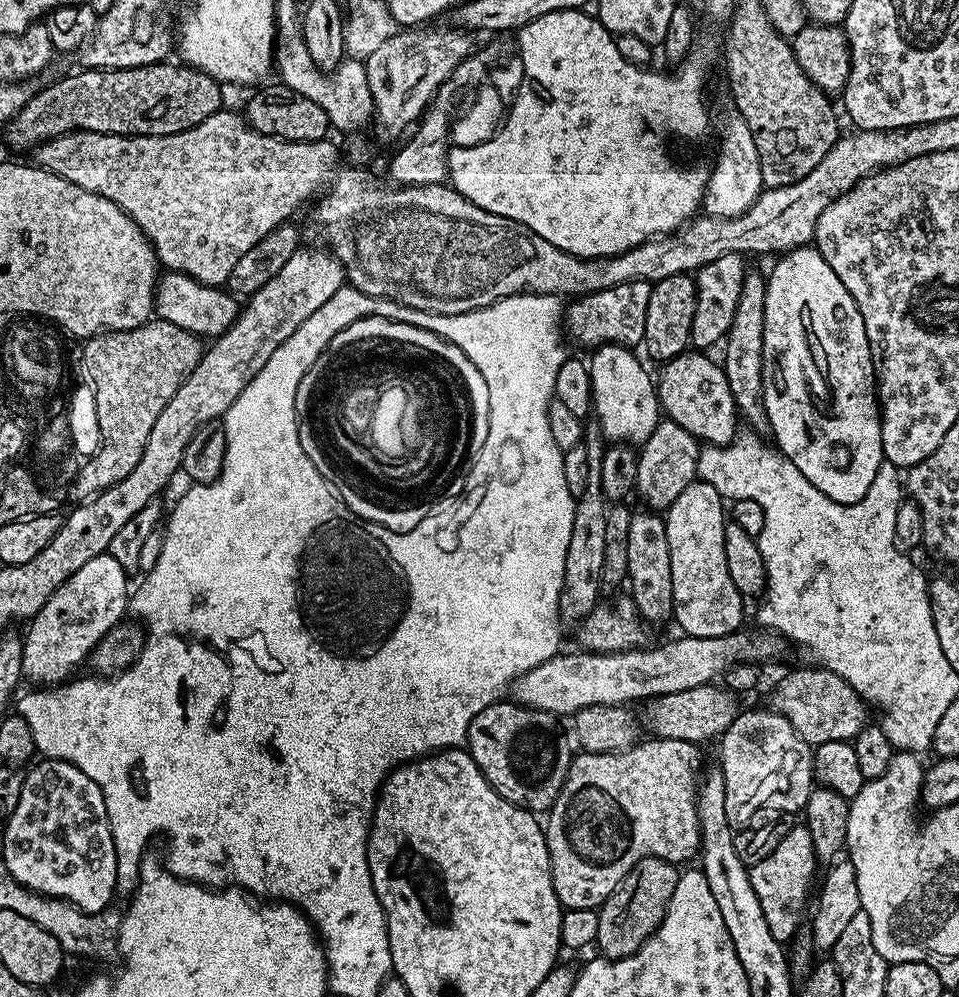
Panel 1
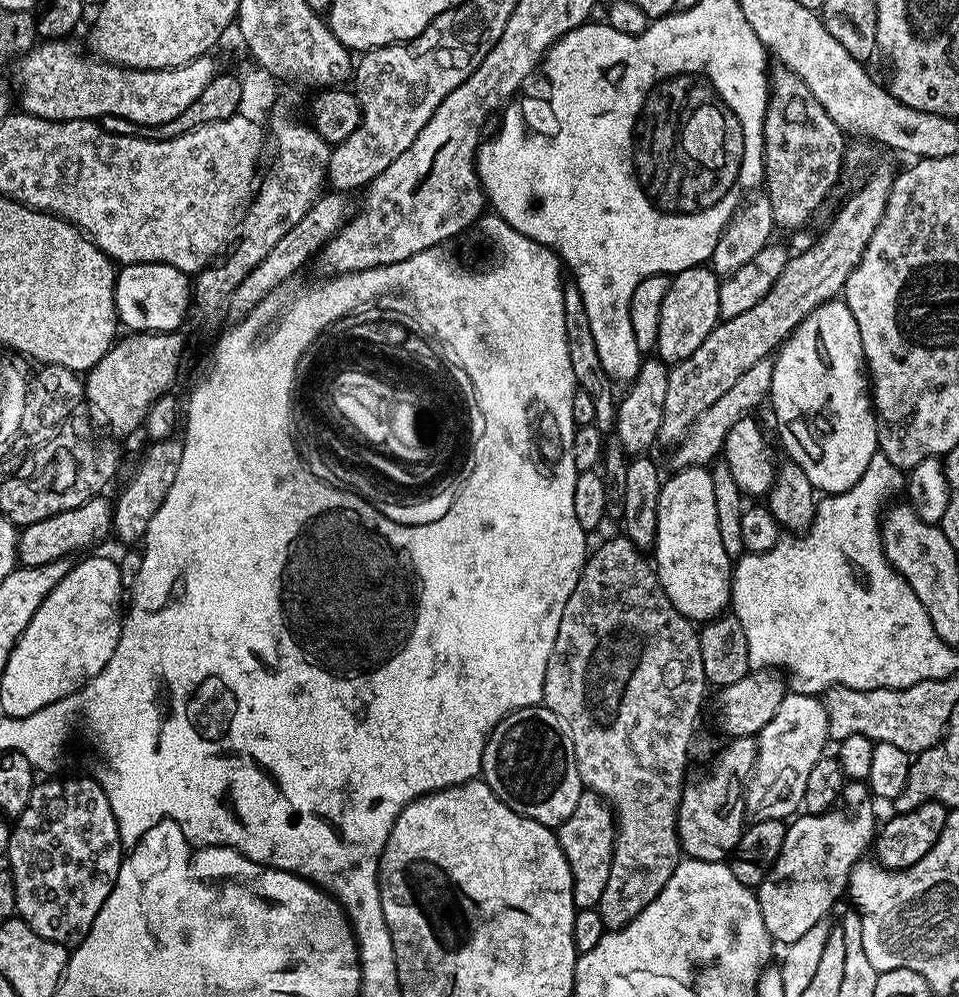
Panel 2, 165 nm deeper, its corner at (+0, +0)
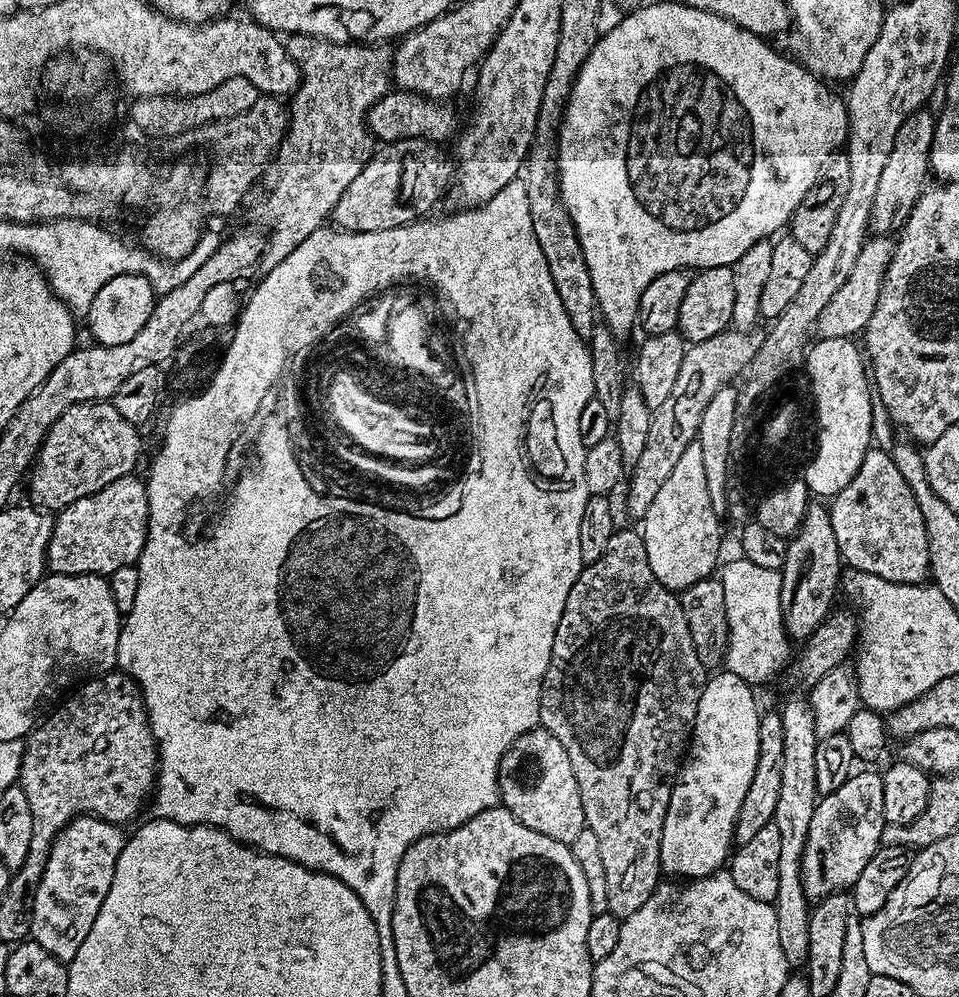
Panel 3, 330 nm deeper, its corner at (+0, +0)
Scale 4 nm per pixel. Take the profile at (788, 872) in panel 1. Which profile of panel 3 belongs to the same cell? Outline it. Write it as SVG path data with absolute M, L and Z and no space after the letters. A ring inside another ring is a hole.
M856 770L848 777L838 790L820 796L816 801L814 818L810 818L810 834L806 838L806 850L802 854L800 873L802 886L809 901L815 902L832 895L834 892L844 892L851 889L854 882L858 882L858 874L870 858L874 858L876 851L881 848L880 839L884 829L884 815L882 814L882 775L876 770Z

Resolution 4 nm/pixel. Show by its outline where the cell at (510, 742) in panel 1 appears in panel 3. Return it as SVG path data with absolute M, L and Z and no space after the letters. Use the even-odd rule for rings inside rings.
M542 726L530 728L526 734L515 737L506 750L500 763L500 800L522 826L530 826L530 830L546 834L546 838L554 842L571 846L574 838L578 838L586 827L582 794L578 790L578 778L574 778L574 766L570 766L570 754L566 754L566 746L562 746L562 742Z

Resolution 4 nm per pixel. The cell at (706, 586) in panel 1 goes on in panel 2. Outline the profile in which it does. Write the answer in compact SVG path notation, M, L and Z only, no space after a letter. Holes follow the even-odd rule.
M707 467L682 468L660 485L658 534L654 545L656 579L670 602L687 620L716 619L732 599L733 557L726 554L718 535L718 510L714 507L714 482Z

